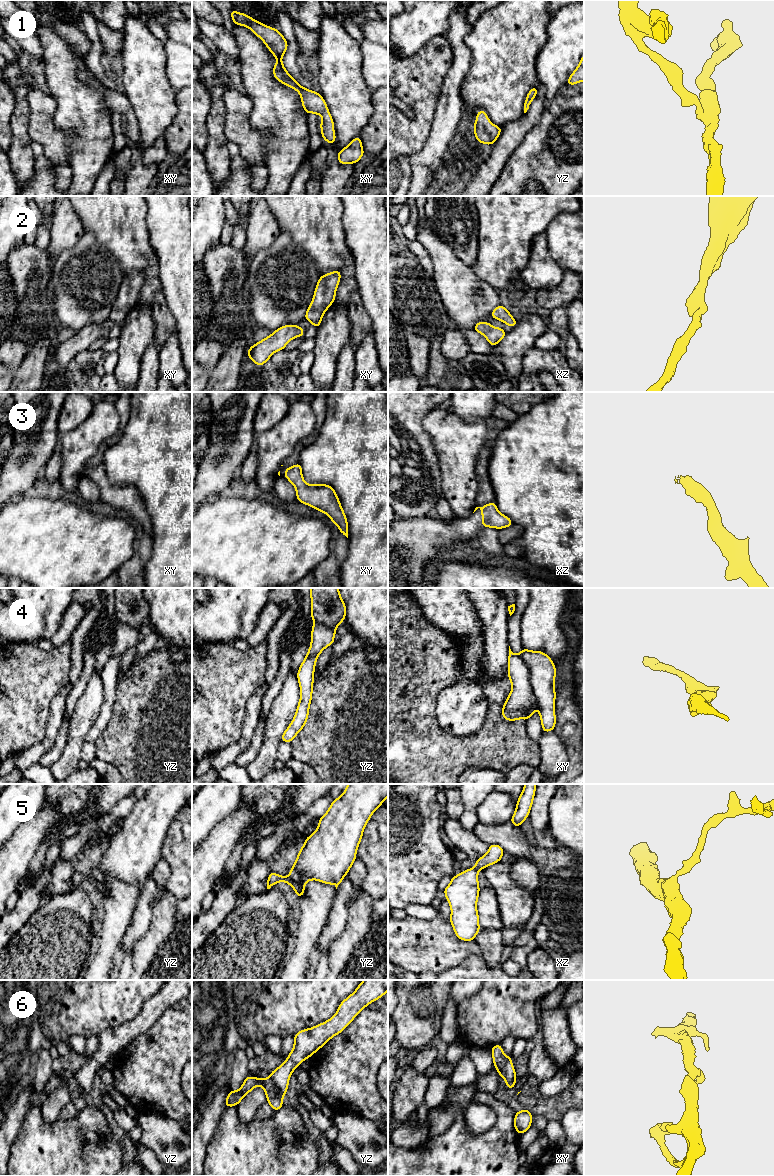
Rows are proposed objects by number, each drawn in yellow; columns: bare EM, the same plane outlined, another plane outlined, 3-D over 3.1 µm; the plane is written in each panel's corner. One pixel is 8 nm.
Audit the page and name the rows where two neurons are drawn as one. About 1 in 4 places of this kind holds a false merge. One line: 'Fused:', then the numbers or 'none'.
Fused: 4

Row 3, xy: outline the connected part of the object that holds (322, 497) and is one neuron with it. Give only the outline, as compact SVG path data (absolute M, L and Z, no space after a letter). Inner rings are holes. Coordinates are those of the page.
M299 462L292 467L286 468L284 477L287 478L288 481L290 481L295 487L296 497L299 502L304 503L318 511L321 511L327 514L330 517L332 523L334 523L335 525L339 527L340 533L342 533L348 538L348 522L347 522L346 515L342 509L342 506L340 504L340 501L338 499L338 496L335 490L330 485L306 484L302 476L302 466Z

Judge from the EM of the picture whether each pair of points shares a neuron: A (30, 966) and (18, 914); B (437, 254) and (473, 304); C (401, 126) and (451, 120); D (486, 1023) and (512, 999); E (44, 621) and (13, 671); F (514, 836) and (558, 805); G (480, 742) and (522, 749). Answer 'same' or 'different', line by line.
A: different
B: same
C: different
D: same
E: different
F: different
G: same

